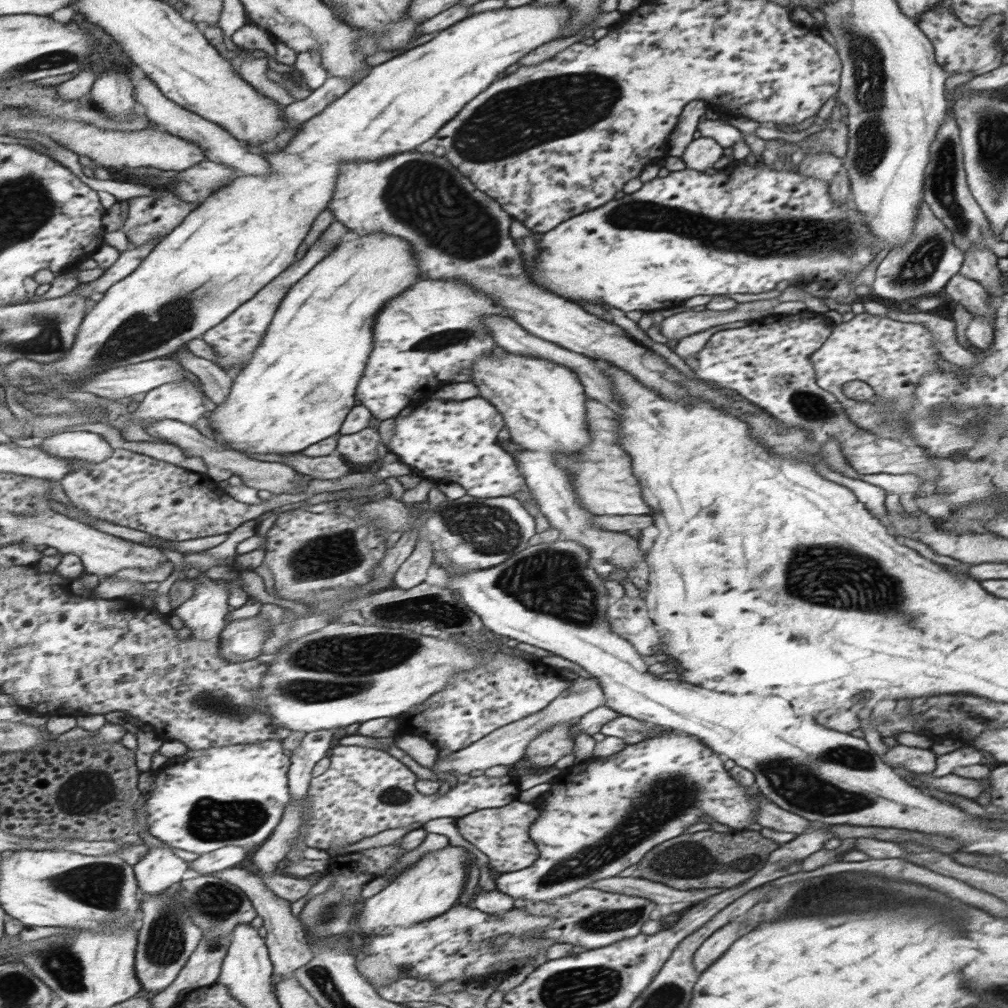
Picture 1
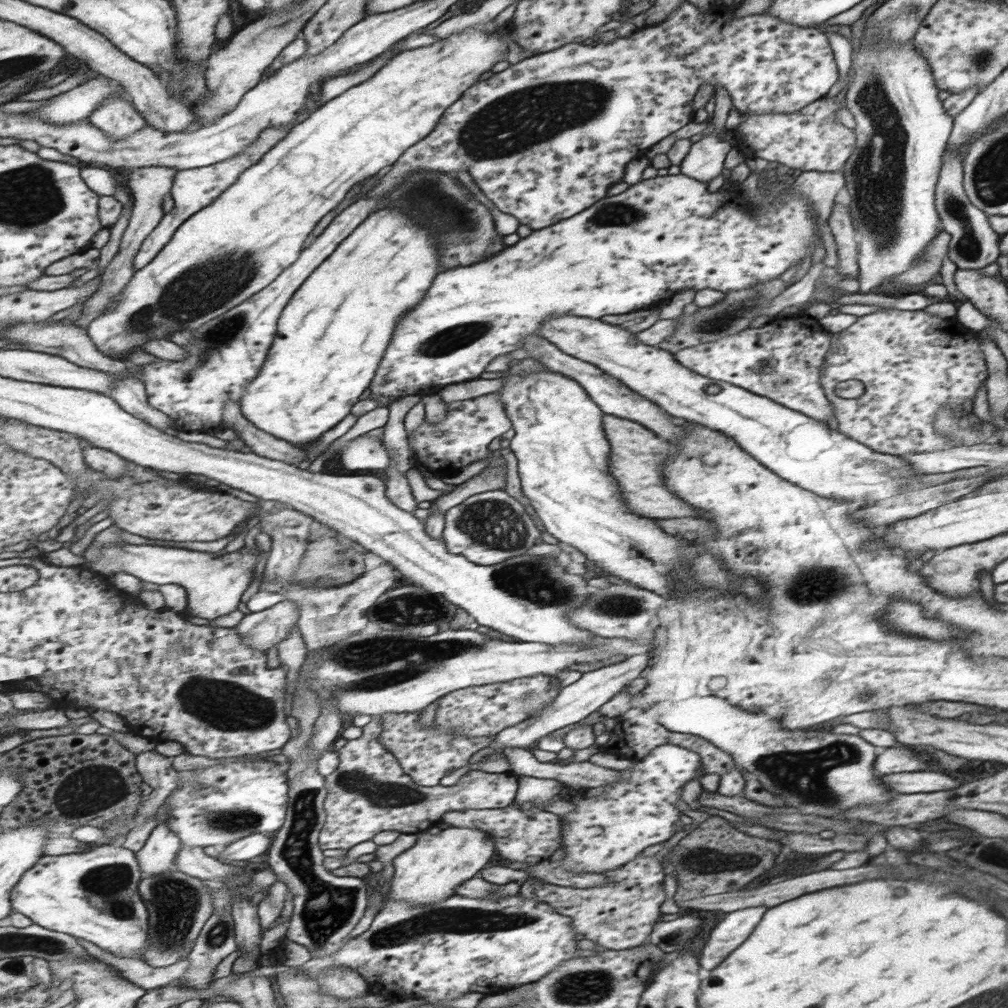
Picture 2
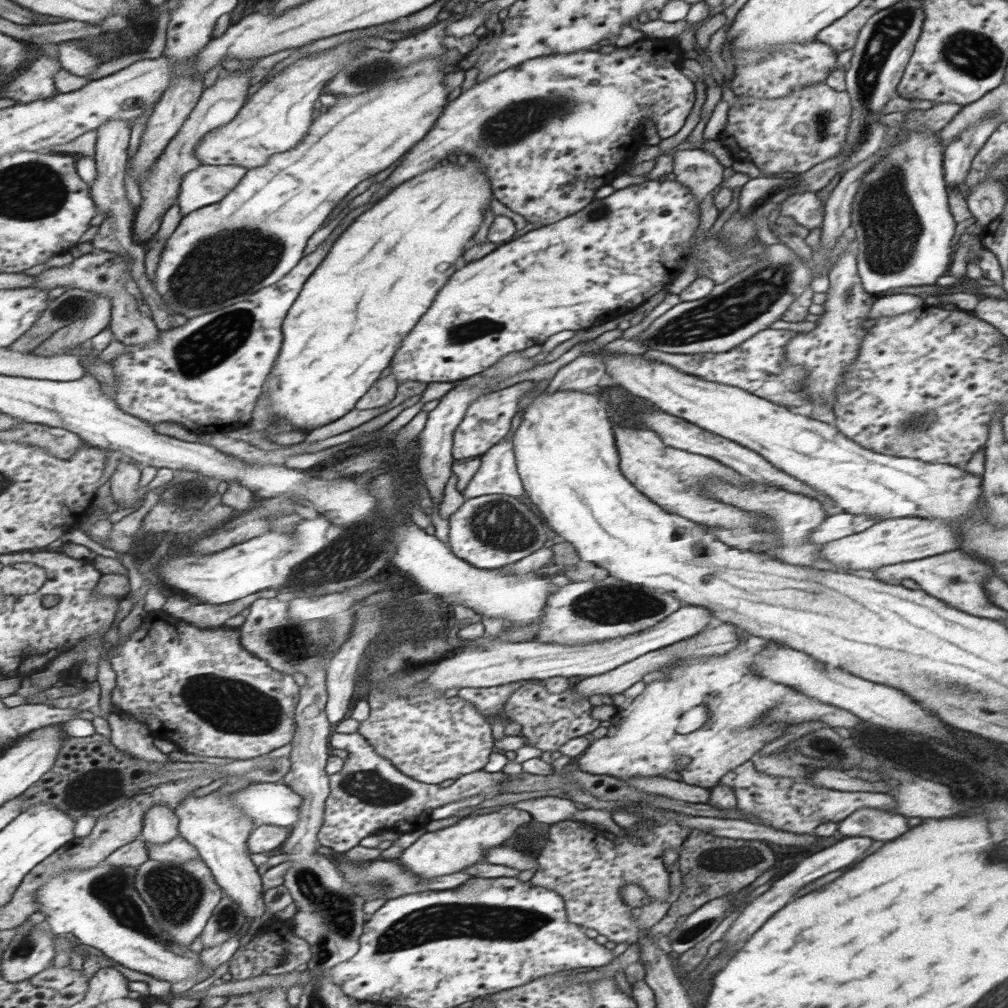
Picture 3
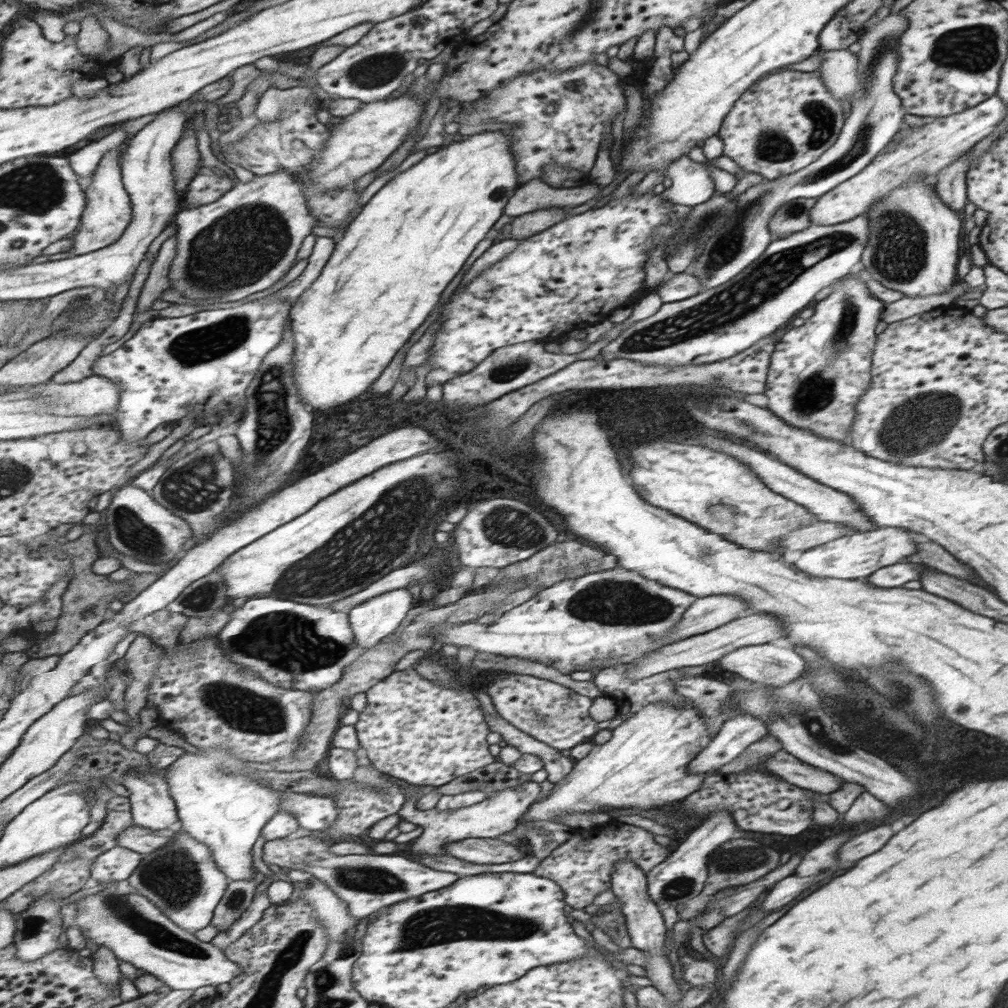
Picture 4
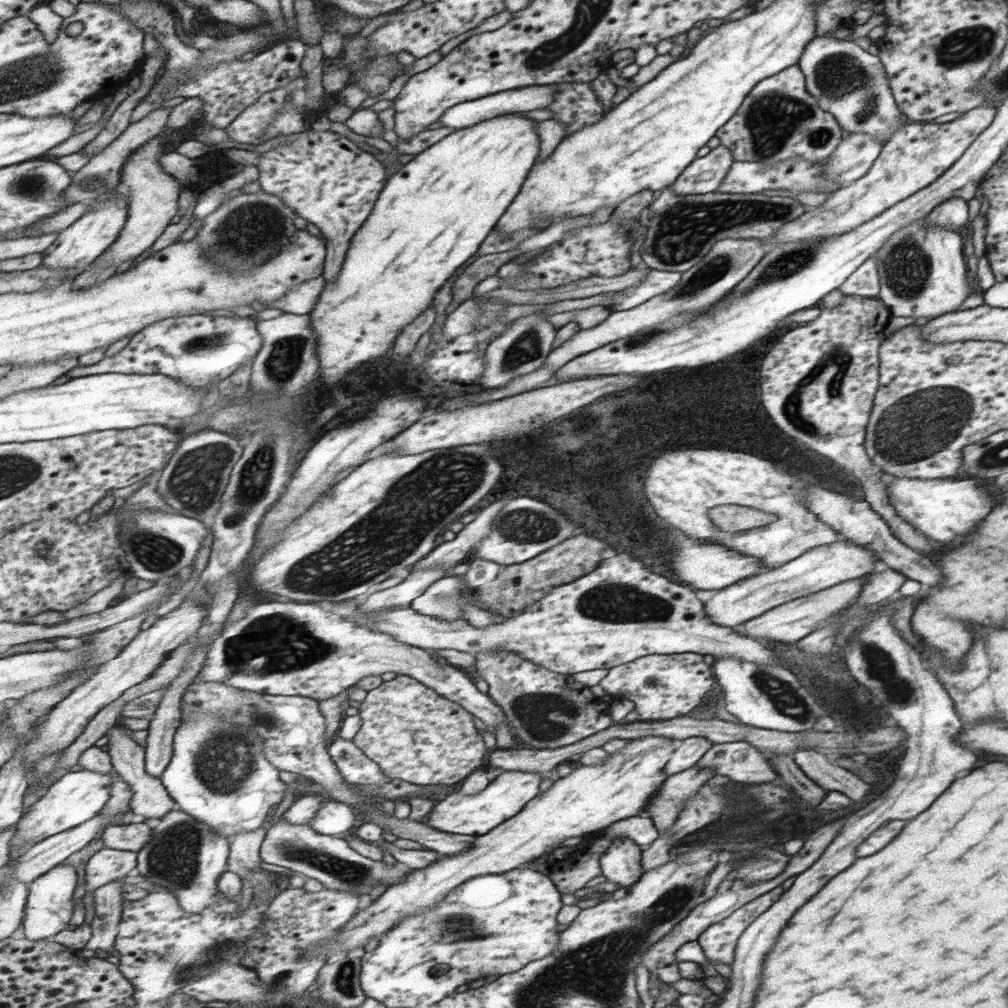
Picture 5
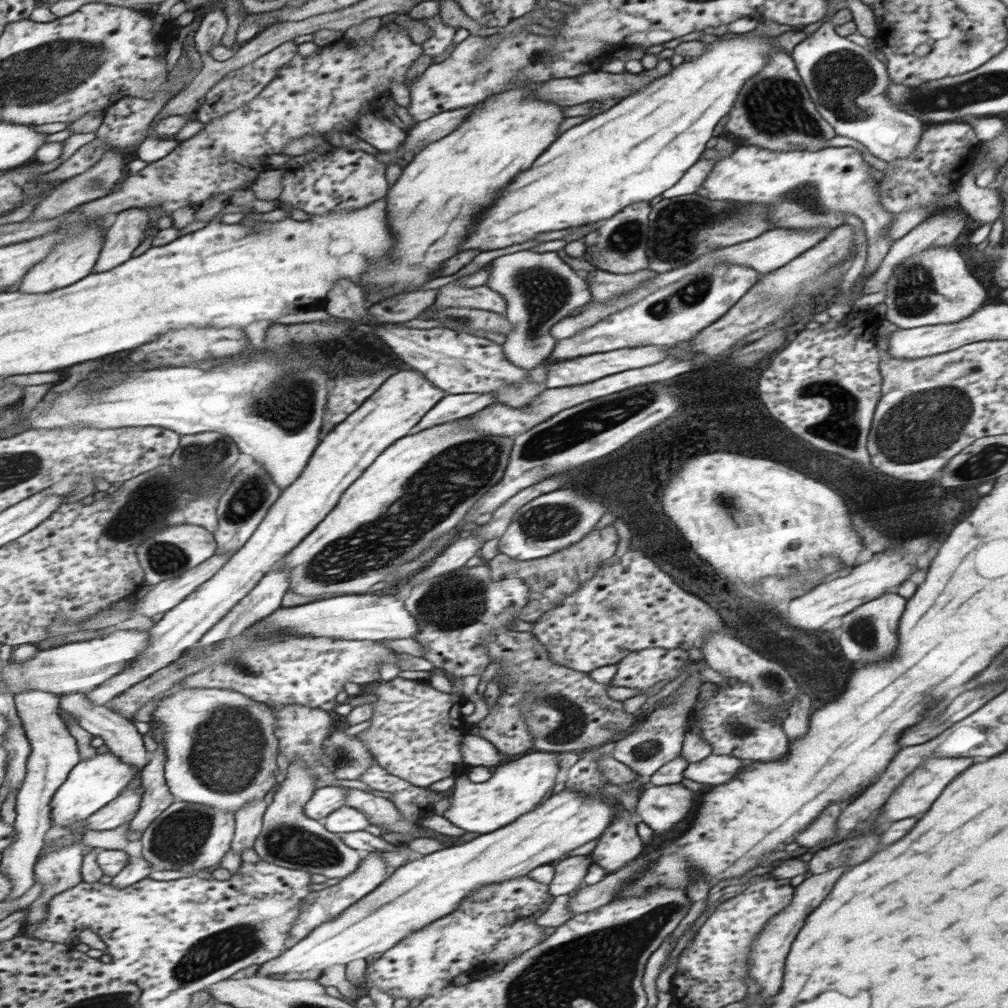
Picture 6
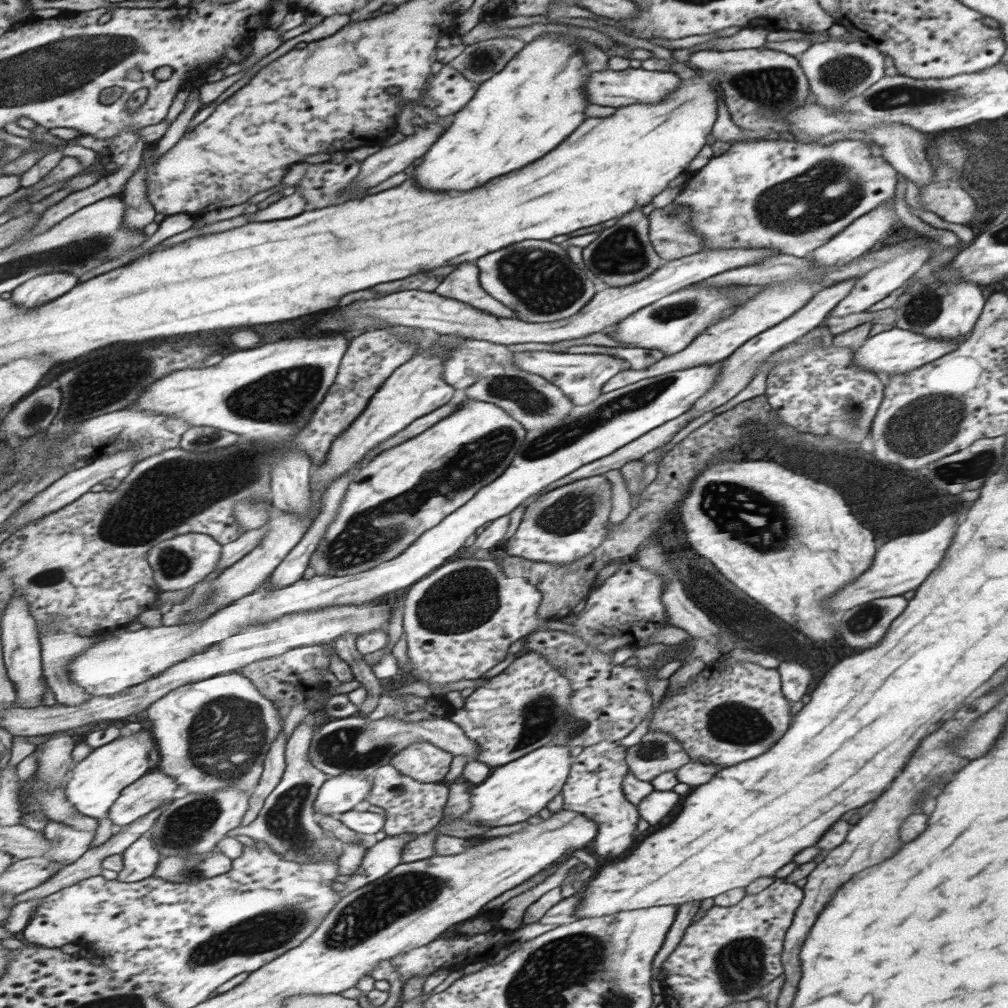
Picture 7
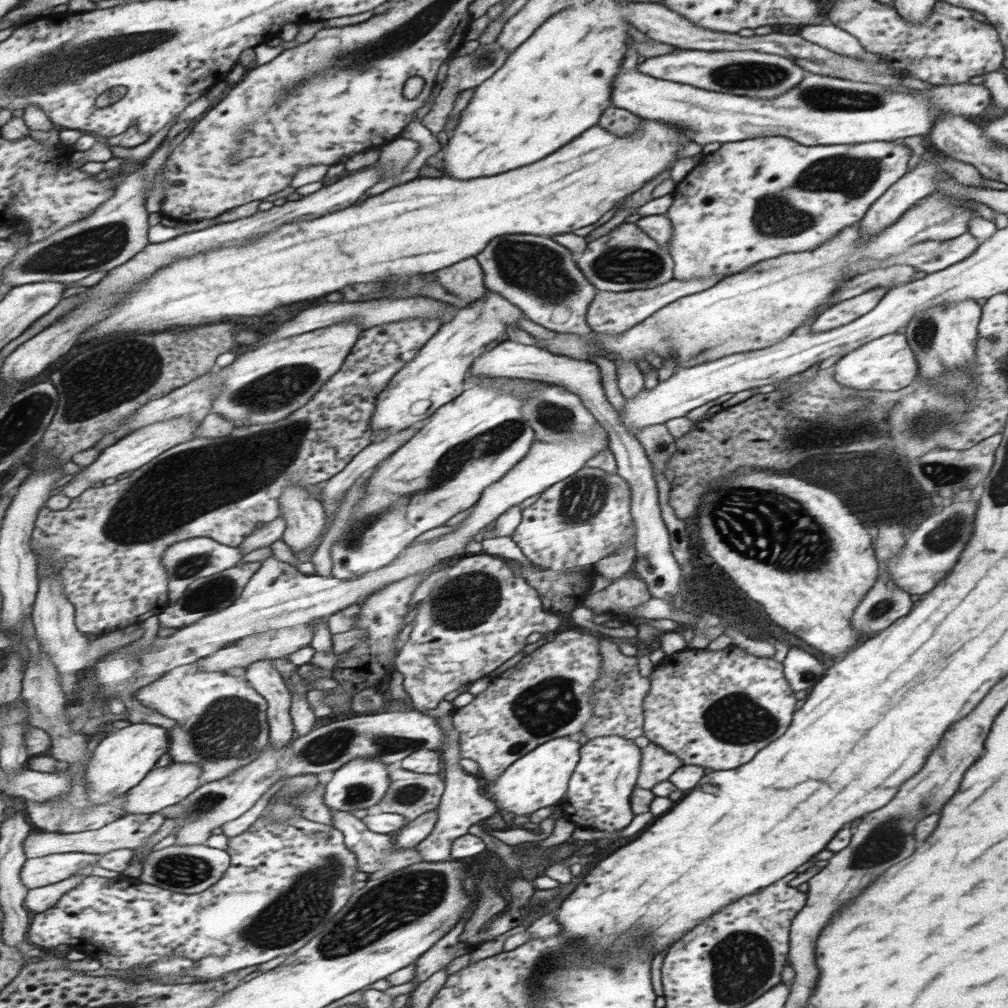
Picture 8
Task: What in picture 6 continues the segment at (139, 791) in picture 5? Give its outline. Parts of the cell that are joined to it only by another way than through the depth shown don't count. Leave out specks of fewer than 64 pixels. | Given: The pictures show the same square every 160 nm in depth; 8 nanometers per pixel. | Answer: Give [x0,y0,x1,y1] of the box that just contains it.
[60,693,149,771]

